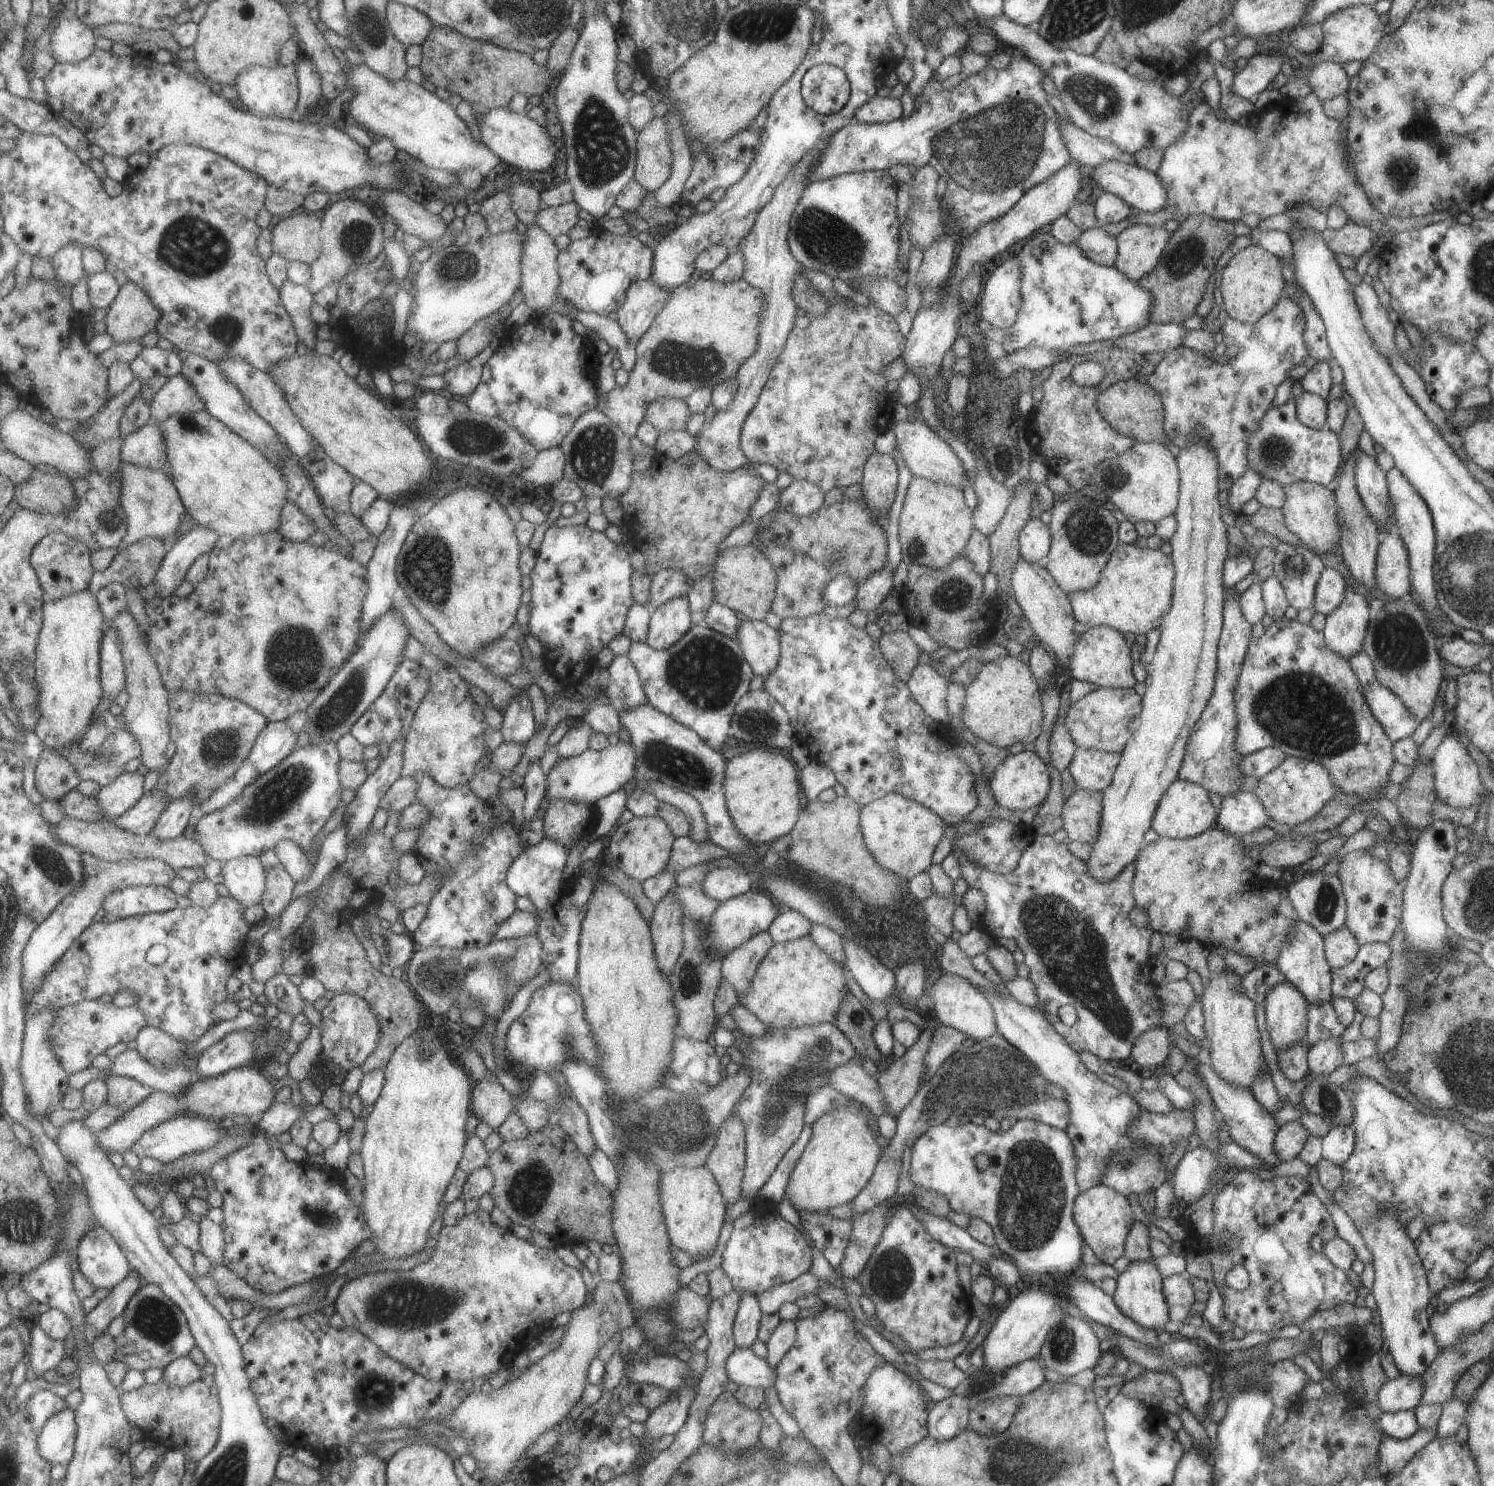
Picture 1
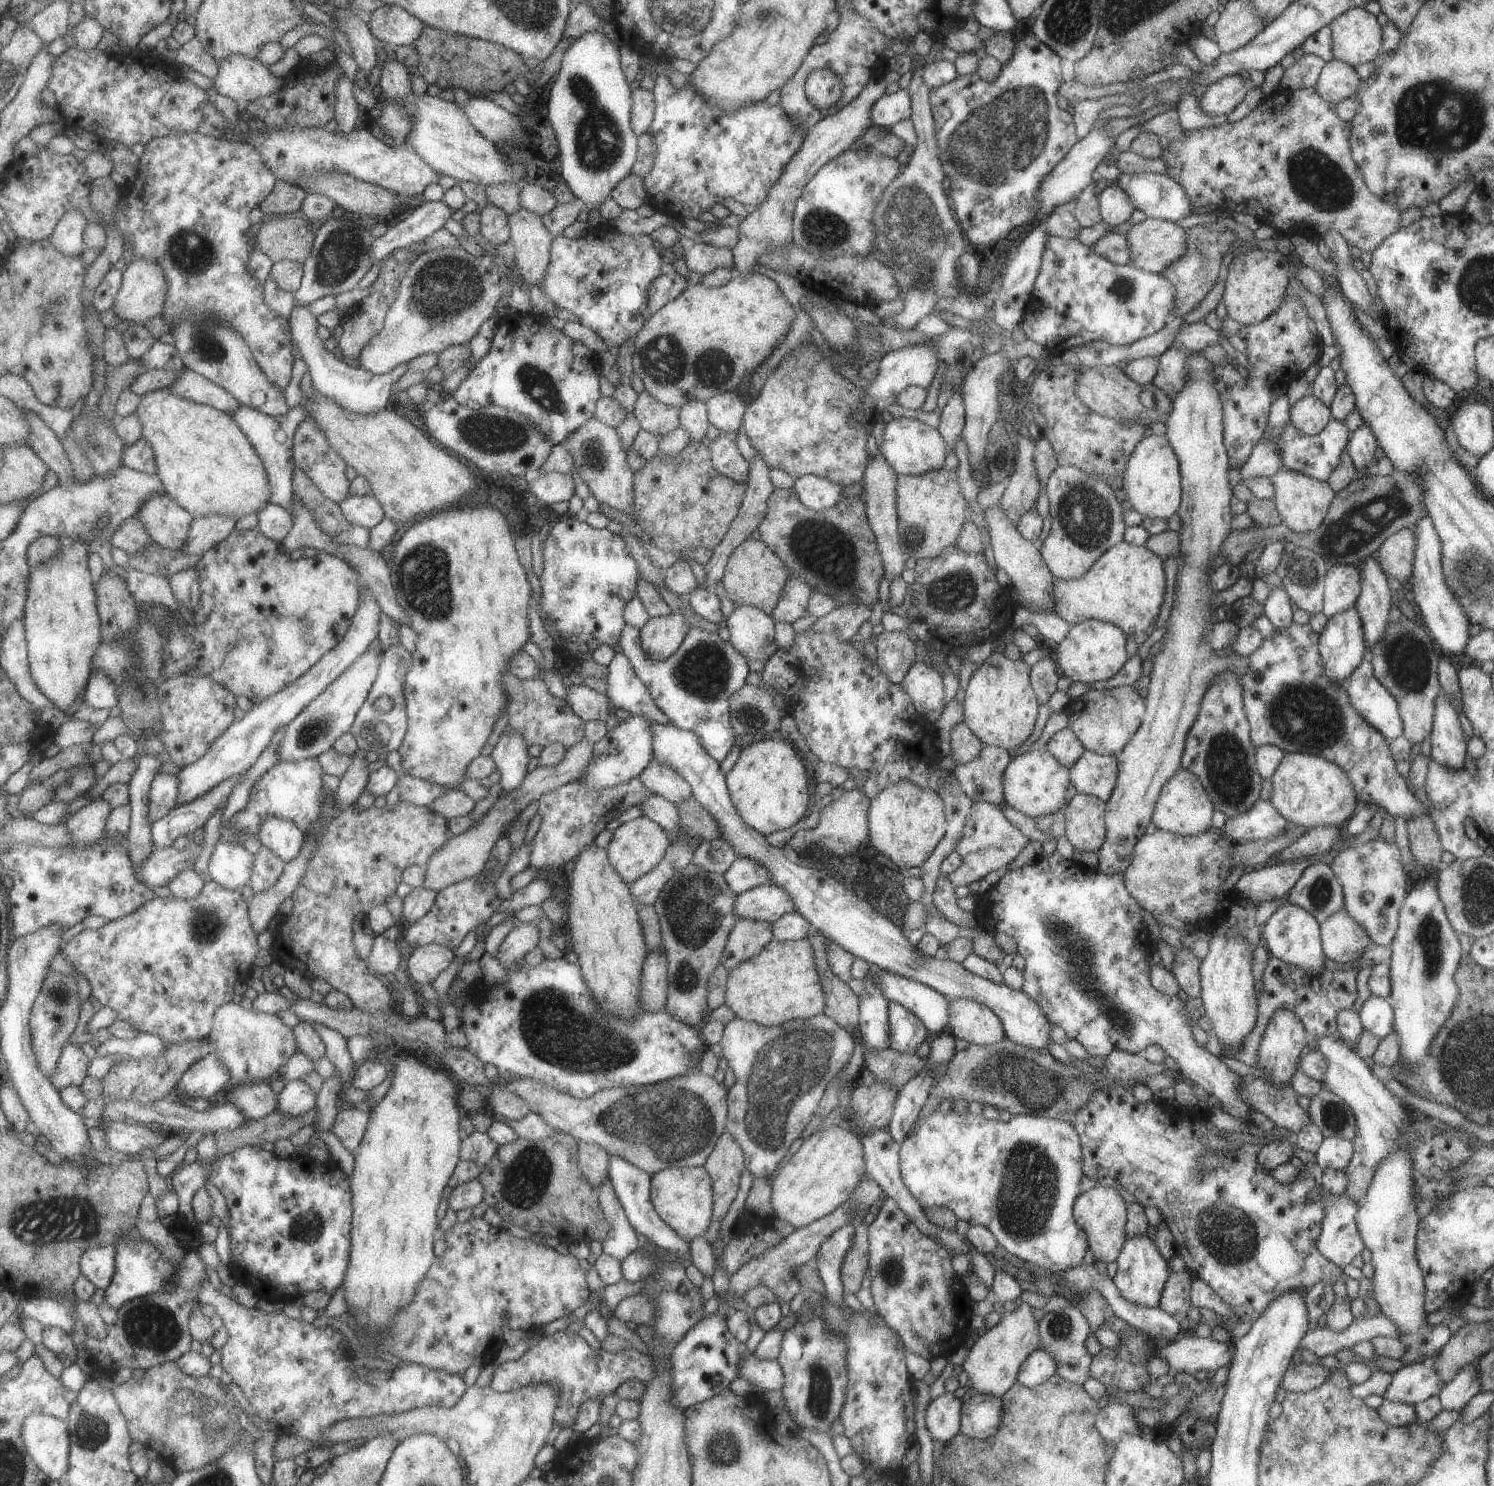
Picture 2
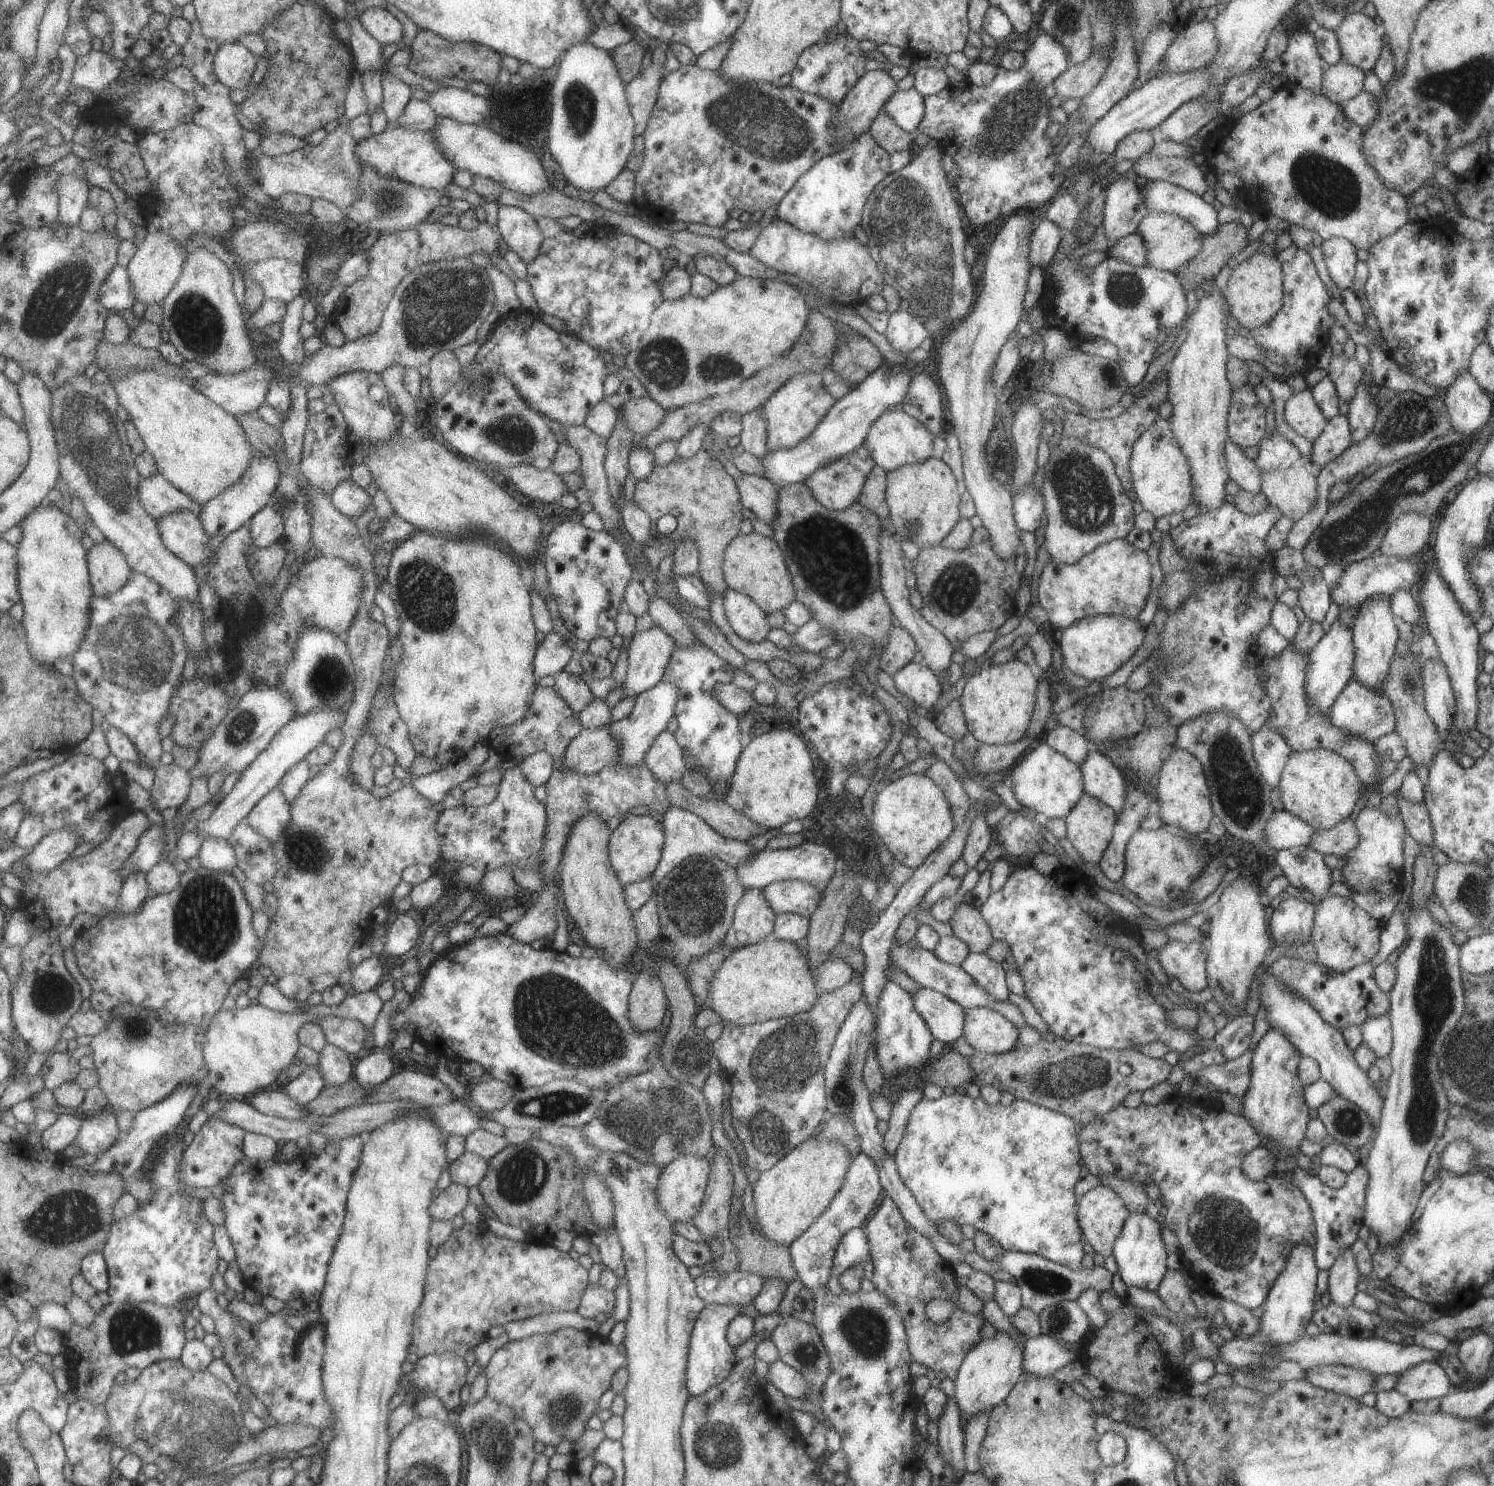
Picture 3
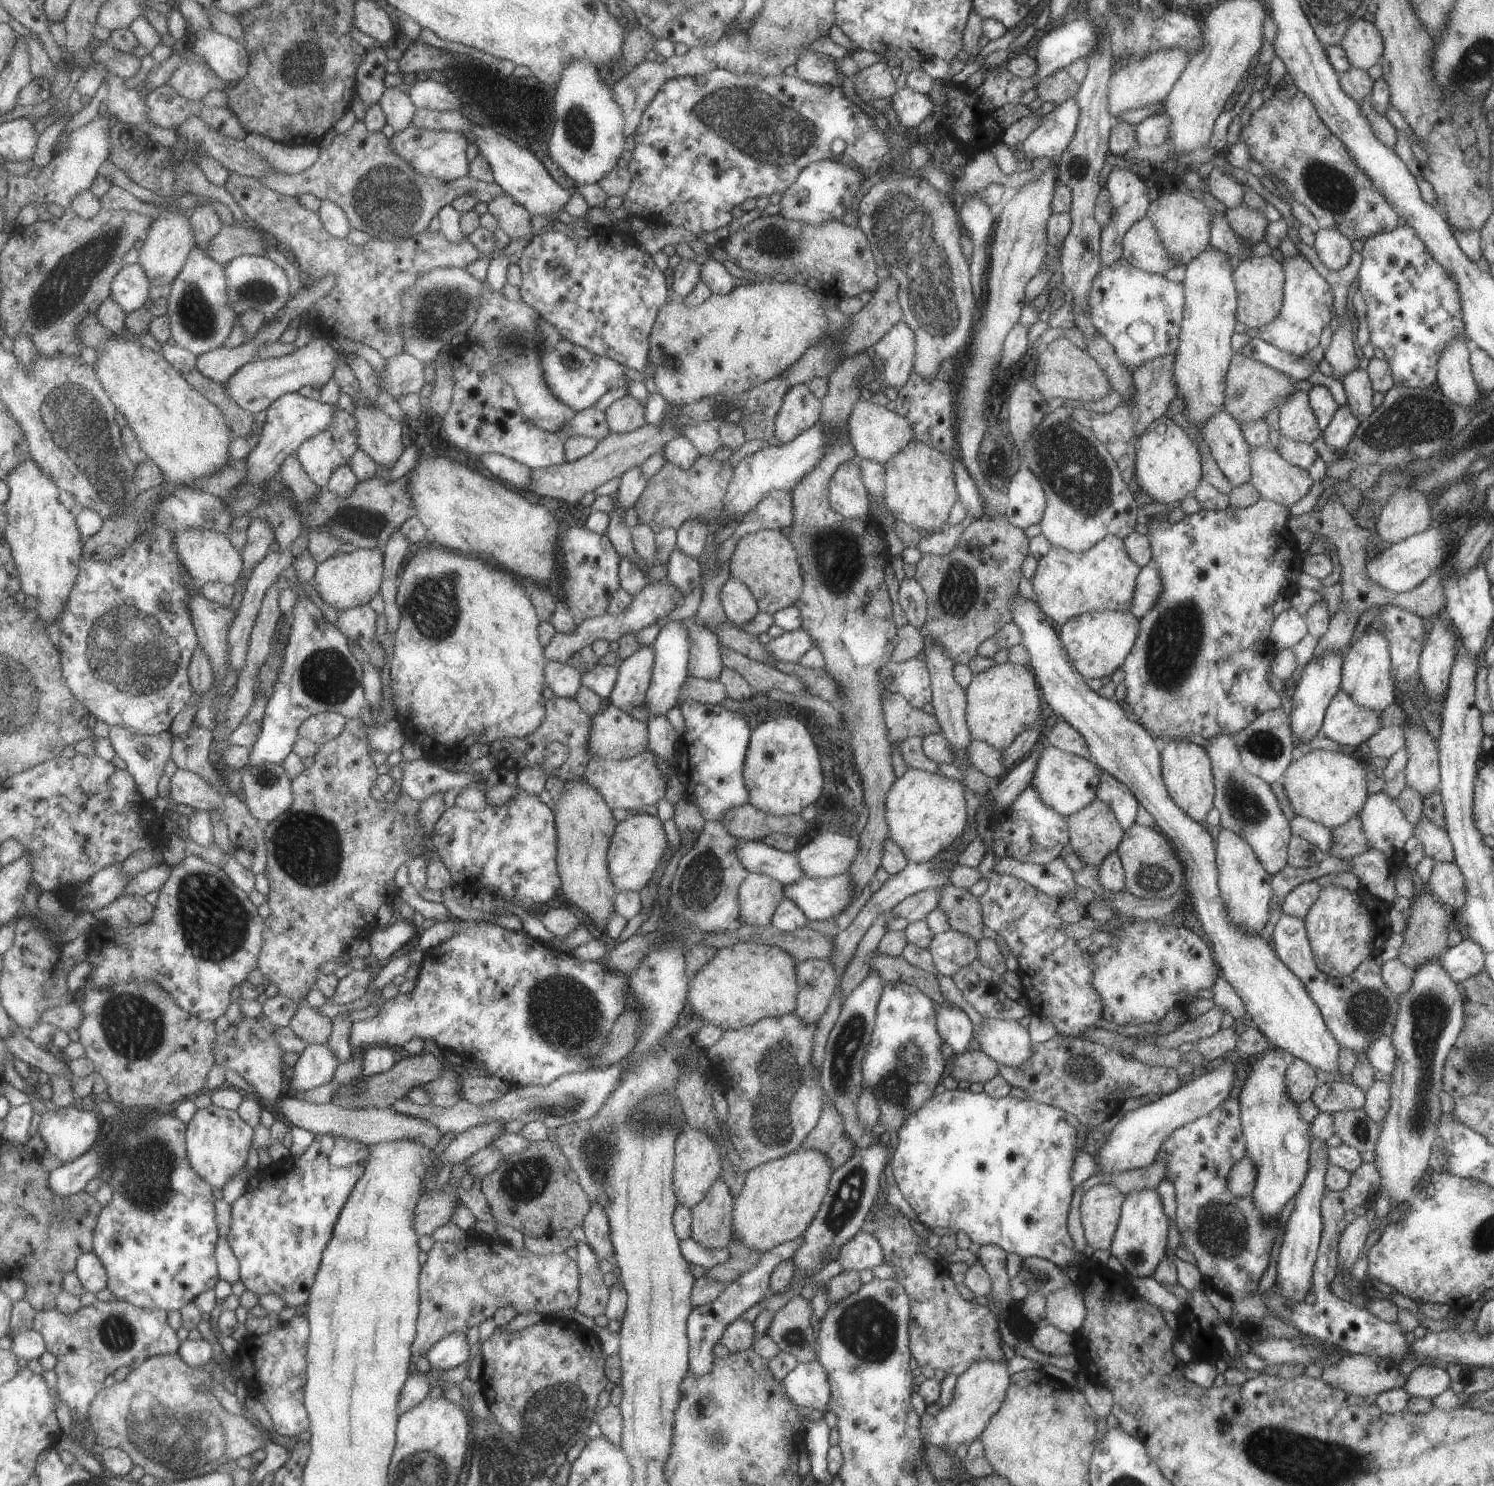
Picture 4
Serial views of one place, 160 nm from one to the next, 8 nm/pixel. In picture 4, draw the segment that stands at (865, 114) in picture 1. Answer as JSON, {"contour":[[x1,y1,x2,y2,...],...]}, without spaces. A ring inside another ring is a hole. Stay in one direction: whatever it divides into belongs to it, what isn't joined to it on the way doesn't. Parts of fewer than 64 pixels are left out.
{"contour":[[905,86,890,96,890,106,895,111,900,124,908,129,917,126,932,114,933,103,928,95]]}

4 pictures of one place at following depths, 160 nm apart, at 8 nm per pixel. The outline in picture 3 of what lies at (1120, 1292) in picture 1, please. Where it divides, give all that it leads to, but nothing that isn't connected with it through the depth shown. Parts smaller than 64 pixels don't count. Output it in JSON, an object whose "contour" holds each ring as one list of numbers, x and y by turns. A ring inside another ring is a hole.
{"contour":[[1146,1210,1143,1212,1129,1212,1123,1222,1123,1227,1115,1242,1113,1242,1112,1255,1118,1267,1118,1274,1126,1286,1141,1288,1148,1292,1156,1292,1165,1267,1165,1245,1161,1238,1160,1230,1162,1223,1160,1219,1153,1219]]}

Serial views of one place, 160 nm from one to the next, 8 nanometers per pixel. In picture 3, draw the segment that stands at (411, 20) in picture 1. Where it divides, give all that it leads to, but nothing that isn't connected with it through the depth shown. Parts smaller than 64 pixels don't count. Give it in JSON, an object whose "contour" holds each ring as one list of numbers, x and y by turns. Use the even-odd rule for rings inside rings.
{"contour":[[367,8,361,14,359,20,365,26,365,30,375,36,383,45,397,44,405,36,402,20,397,20,385,8]]}

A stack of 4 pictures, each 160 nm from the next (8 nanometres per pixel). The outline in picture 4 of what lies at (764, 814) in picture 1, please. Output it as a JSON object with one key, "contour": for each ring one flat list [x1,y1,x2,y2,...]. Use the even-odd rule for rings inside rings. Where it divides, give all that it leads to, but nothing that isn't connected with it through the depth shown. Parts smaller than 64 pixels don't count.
{"contour":[[790,714,762,722,751,732,742,768,748,792,745,803,778,817,799,815,805,806,815,803,823,790,823,778,810,728,806,718,799,720]]}

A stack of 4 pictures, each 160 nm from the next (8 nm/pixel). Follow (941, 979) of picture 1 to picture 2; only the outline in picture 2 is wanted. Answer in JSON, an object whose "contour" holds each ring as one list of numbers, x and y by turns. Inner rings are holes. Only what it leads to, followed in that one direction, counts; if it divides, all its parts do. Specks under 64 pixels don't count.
{"contour":[[973,999,948,1001,947,1018,947,1030,969,1045,990,1045,1004,1037,1001,1023,993,1011]]}

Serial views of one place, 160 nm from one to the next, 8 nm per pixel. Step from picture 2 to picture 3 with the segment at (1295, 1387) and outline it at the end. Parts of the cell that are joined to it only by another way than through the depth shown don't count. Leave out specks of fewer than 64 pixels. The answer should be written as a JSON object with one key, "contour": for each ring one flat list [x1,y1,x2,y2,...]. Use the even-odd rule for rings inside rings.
{"contour":[[1327,1365,1309,1368,1305,1371,1304,1380,1311,1386,1359,1400,1366,1393,1371,1393,1375,1375,1359,1368]]}

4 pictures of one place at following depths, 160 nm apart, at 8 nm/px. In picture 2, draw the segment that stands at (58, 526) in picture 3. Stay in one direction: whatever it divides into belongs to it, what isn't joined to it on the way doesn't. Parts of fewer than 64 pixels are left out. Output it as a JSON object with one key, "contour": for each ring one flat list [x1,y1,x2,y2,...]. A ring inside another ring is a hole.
{"contour":[[71,539,64,544,61,556,47,565,32,567,28,602,26,606,27,640,30,652,30,665,35,680,45,696,59,710,69,710,77,700,85,701,90,676,95,671,94,657,105,642,102,633,102,618,98,609,96,585,91,582,89,570,89,547,81,541]]}

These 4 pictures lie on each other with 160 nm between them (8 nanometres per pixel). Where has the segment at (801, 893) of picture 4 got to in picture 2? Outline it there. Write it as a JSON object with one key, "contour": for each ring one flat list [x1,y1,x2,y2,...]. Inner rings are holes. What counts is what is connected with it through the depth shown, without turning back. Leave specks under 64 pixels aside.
{"contour":[[769,882,739,893,733,905,736,920,745,919,769,924,775,922,782,914,793,910,794,904,789,895]]}

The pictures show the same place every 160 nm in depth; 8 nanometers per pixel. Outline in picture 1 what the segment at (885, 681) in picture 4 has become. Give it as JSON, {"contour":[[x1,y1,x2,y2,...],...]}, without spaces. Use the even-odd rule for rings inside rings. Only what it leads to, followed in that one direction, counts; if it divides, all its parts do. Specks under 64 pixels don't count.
{"contour":[[917,663,905,684,913,700,923,712,934,721,945,724,948,721,946,701,947,680,931,665]]}

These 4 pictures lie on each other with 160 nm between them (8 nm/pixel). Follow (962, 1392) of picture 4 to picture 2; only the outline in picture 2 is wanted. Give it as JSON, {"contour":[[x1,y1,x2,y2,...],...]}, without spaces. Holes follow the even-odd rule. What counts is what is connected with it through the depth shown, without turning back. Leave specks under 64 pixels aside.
{"contour":[[1017,1302,1010,1306,995,1326,973,1341,967,1358,957,1369,962,1384,972,1387,976,1393,1001,1397,1016,1382,1018,1370,1025,1358,1040,1346,1038,1322,1027,1303]]}

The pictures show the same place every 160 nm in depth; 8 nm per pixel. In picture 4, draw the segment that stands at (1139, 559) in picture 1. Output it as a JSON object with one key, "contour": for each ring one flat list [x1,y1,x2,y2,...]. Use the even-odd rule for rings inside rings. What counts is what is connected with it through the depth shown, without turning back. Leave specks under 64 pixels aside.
{"contour":[[1107,535,1089,547,1089,550,1078,553,1052,546,1036,562,1034,576,1030,581,1032,590,1040,611,1051,618,1055,627,1086,612,1129,612,1136,576,1141,567,1129,558,1122,539]]}

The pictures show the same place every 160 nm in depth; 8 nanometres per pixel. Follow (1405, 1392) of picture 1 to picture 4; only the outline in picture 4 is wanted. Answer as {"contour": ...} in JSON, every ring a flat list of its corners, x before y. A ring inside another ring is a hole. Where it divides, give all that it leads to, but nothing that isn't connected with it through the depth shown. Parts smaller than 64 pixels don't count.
{"contour":[[1421,1363,1406,1376,1403,1388,1410,1397,1434,1399,1449,1389,1449,1381,1444,1368]]}

